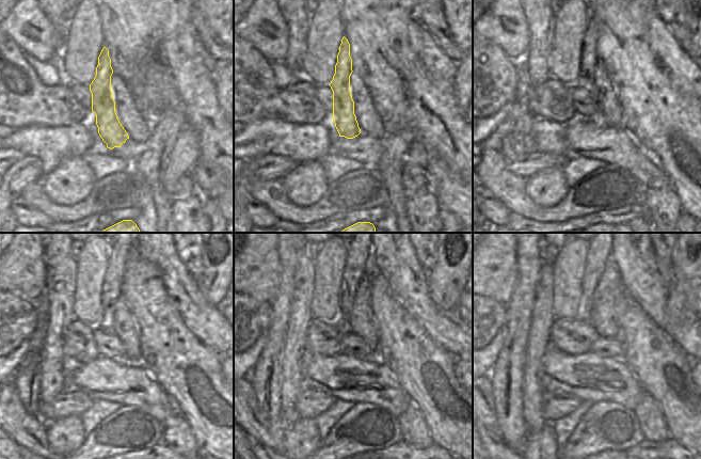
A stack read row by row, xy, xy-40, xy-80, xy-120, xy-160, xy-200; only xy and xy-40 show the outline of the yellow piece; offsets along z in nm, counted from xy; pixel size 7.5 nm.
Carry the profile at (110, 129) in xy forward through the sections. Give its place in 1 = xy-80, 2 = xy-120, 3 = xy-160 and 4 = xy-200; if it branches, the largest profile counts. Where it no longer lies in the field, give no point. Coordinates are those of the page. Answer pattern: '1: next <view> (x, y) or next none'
1: next xy-80 (583, 89)
2: next xy-120 (120, 254)
3: next xy-160 (359, 254)
4: next xy-200 (598, 254)

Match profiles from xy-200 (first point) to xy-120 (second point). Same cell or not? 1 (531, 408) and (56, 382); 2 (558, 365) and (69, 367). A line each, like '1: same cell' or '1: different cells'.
1: same cell
2: different cells

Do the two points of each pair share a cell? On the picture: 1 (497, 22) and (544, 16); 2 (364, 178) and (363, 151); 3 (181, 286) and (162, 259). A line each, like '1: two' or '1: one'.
1: two
2: two
3: one

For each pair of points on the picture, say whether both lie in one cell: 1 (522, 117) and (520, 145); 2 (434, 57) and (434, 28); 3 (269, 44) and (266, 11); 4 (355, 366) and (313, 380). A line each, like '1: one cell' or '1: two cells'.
1: one cell
2: two cells
3: one cell
4: one cell

